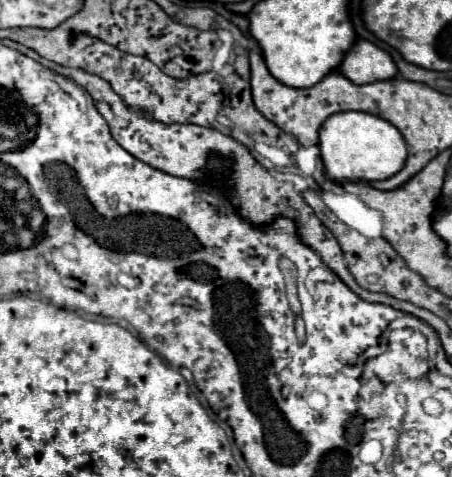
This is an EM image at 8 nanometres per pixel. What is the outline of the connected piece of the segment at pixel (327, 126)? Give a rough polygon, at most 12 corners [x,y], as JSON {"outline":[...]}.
{"outline":[[367,112],[319,132],[333,182],[387,180],[407,160],[403,134]]}

